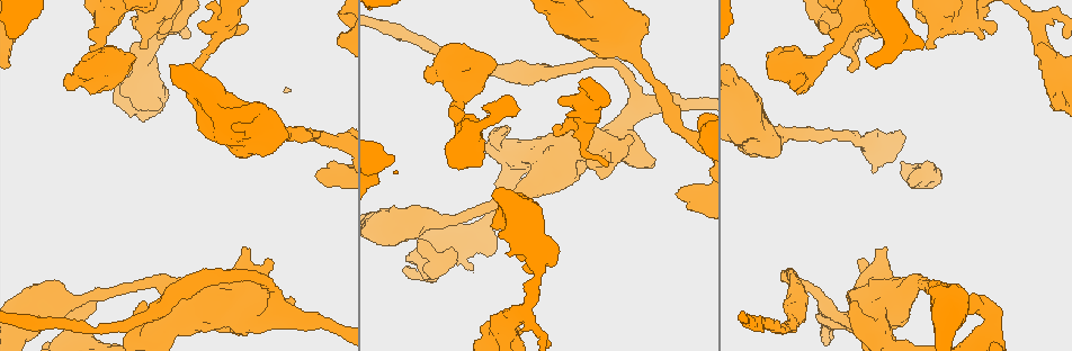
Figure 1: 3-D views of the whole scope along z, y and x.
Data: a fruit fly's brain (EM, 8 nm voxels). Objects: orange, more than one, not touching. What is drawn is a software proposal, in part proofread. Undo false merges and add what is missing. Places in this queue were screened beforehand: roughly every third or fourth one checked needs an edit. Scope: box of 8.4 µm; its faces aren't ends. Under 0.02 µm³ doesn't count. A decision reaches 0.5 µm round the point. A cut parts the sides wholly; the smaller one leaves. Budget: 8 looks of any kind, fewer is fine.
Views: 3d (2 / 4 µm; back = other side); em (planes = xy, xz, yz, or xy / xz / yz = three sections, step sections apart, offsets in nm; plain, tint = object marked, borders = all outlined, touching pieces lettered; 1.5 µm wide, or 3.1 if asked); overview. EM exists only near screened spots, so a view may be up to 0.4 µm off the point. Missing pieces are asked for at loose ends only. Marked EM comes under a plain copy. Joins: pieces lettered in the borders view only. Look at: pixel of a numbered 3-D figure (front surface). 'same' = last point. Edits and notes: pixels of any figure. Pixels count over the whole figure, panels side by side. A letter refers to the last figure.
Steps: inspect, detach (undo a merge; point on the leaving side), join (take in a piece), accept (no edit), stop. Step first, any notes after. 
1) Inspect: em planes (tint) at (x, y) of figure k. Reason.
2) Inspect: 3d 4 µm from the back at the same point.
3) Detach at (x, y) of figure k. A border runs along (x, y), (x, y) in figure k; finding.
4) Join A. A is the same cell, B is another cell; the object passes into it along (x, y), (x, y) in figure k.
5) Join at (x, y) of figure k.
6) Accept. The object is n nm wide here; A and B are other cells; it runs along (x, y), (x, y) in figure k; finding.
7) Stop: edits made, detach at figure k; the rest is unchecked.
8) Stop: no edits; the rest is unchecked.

Inspect: 3d 4 µm at (247, 27) of figure 1. Branch stops here.

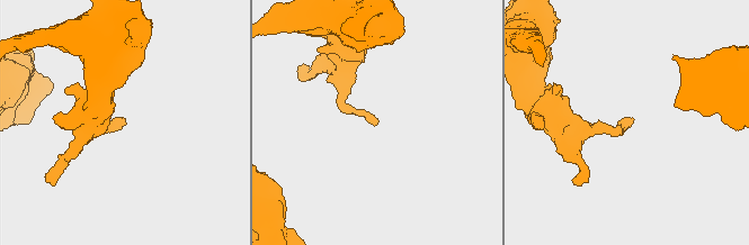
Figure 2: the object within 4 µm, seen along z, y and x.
Inspect: em planes (borders) at (374, 126) of figure 2. Shape alone is not enough.

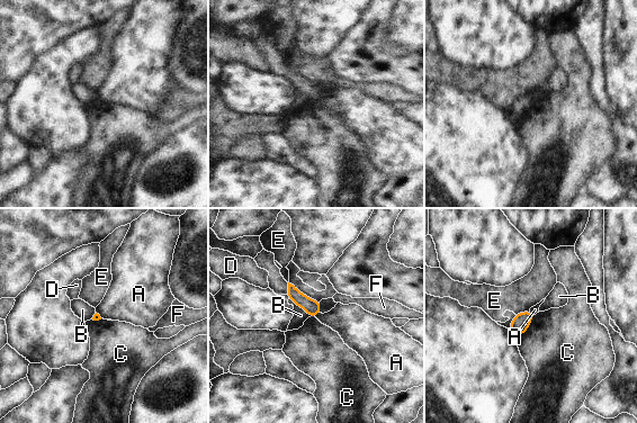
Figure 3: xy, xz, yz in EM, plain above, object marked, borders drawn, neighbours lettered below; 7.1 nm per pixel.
Accept. The longest contact is with B, 200 nm; A, B, C, D, E and F are other cells; a border runs along (534, 315), (528, 329), (521, 335) in figure 3; no lettered piece goes on from it.

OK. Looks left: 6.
Inspect: em planes (borders) at (800, 93) of figure 1. Stops while still wide.

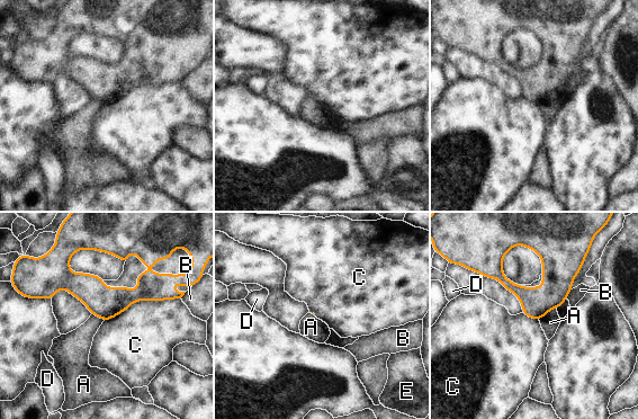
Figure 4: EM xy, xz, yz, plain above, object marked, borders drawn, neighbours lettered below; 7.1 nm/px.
Accept. A, B, C, D and E are other cells; it runs along (44, 294), (79, 284), (95, 295), (169, 296) in figure 4; no lettered piece goes on from it.

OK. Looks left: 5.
Inspect: 3d 4 µm from the back at (200, 67) of figure 1. An open end.

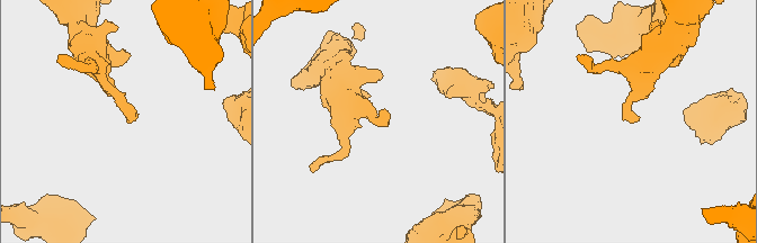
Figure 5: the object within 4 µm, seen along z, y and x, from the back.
Inspect: em 3.1 µm xy step 16 (borders) at (637, 120) of figure 5. Need the tissue.

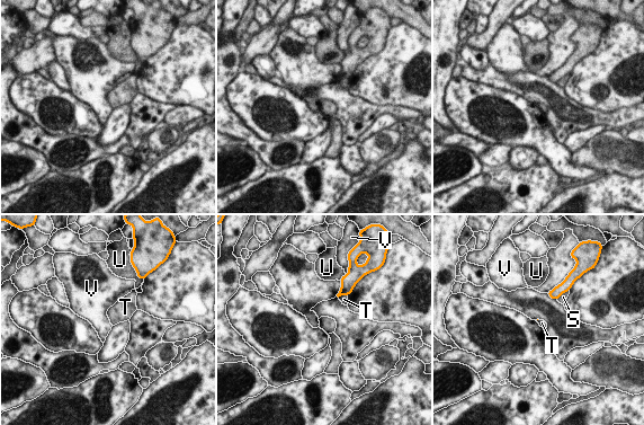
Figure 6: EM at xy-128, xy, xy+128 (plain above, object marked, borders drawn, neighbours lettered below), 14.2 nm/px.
Accept. S, T, U and V are other cells; a border runs along (347, 294), (338, 297) in figure 6; none of them fits.

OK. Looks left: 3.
Stop: no edits; the rest is unchecked.

